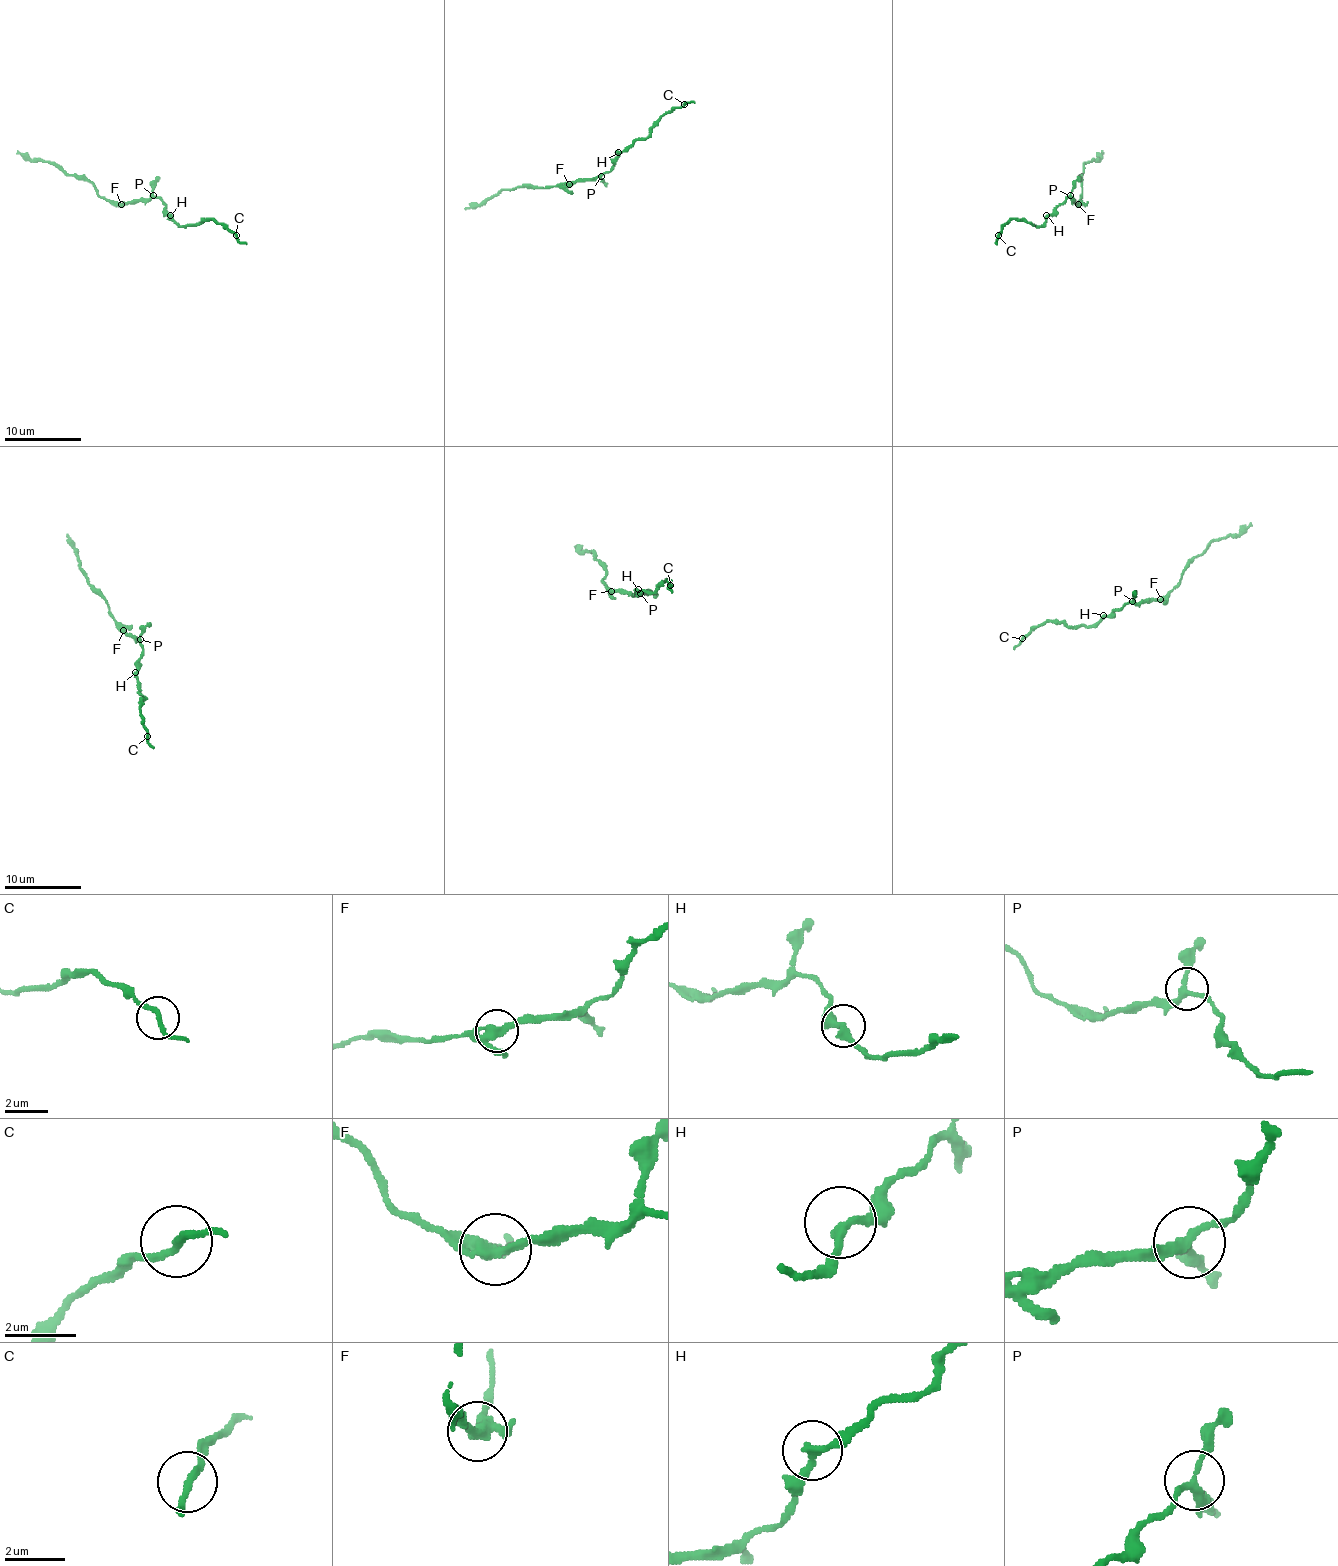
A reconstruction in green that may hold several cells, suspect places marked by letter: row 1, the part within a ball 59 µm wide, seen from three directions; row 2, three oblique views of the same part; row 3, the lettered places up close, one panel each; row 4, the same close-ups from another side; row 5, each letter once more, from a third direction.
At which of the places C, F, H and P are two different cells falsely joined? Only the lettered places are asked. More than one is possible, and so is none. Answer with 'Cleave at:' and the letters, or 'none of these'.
Cleave at: none of these

